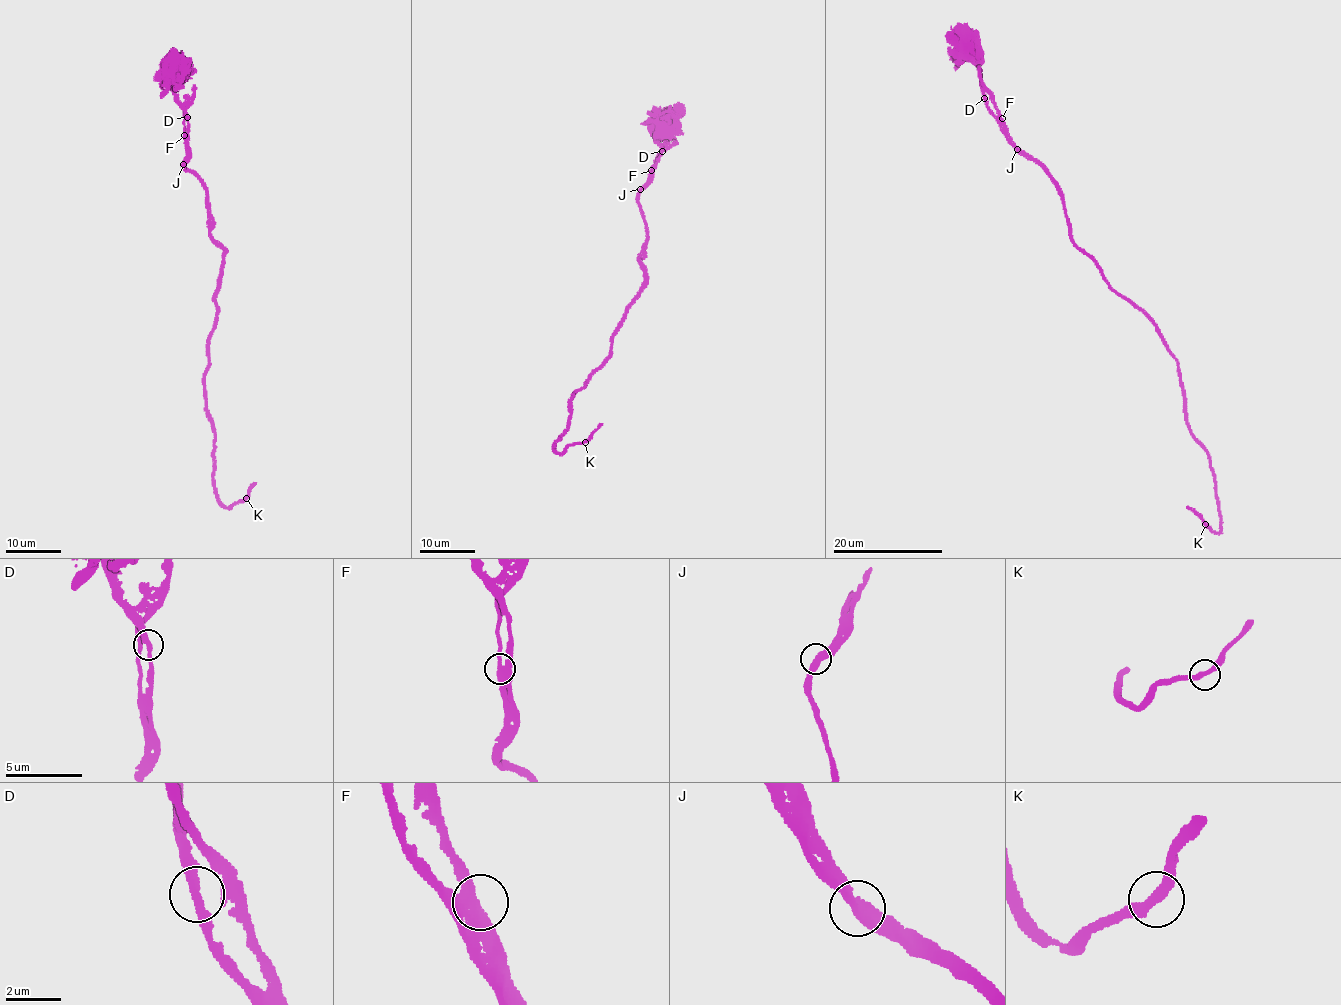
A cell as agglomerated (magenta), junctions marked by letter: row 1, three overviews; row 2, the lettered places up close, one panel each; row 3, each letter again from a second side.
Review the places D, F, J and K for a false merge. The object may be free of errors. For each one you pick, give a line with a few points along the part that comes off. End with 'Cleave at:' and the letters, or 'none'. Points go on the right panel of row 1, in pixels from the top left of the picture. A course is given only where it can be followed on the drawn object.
Cleave at: none

